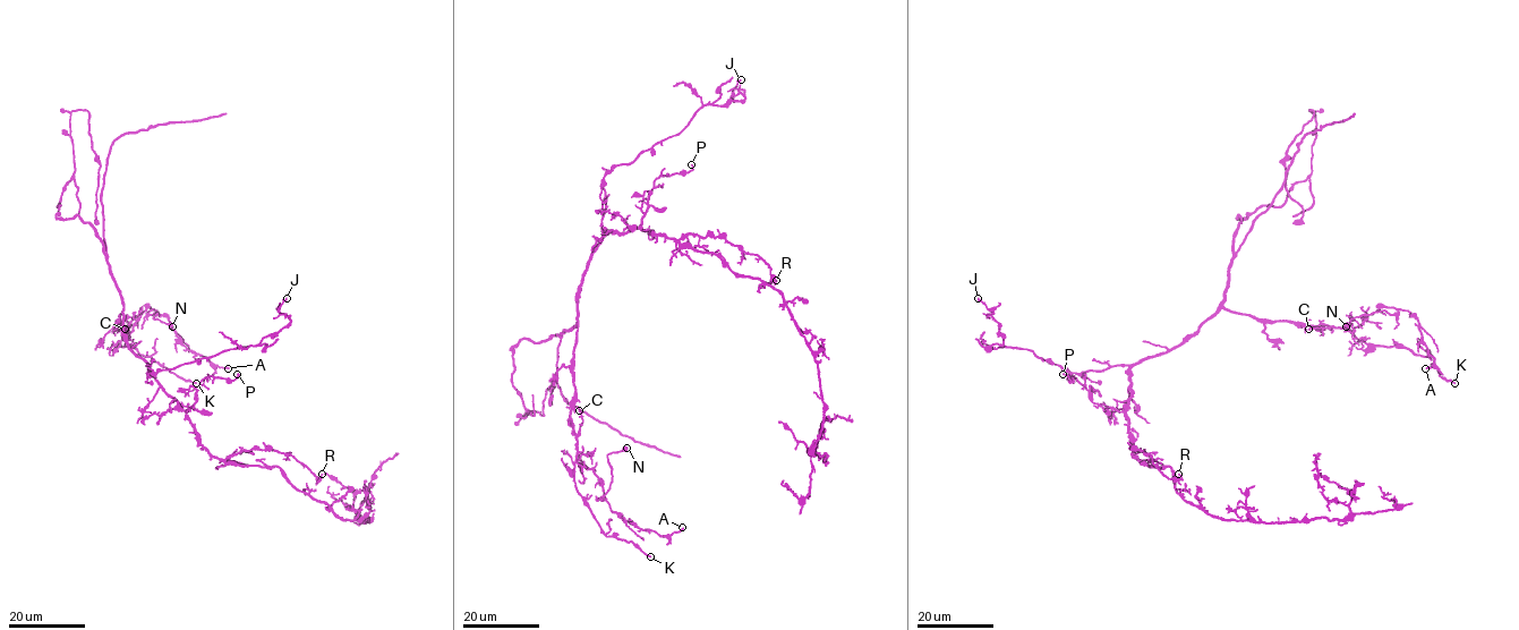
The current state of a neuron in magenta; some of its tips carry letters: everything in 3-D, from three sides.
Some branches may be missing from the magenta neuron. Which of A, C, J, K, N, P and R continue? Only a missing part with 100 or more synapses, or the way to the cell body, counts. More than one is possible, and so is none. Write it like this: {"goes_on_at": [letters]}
{"goes_on_at": ["K"]}

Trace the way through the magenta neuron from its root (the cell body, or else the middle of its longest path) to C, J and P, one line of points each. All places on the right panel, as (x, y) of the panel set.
C: (1142, 360), (1179, 346), (1221, 308), (1272, 321), (1332, 326), (1308, 329)
J: (1142, 360), (1101, 371), (1068, 373), (1029, 350), (1003, 345), (999, 323), (978, 298)
P: (1142, 360), (1129, 368), (1131, 398), (1124, 411), (1094, 403), (1091, 393), (1074, 375), (1071, 381), (1063, 374)

